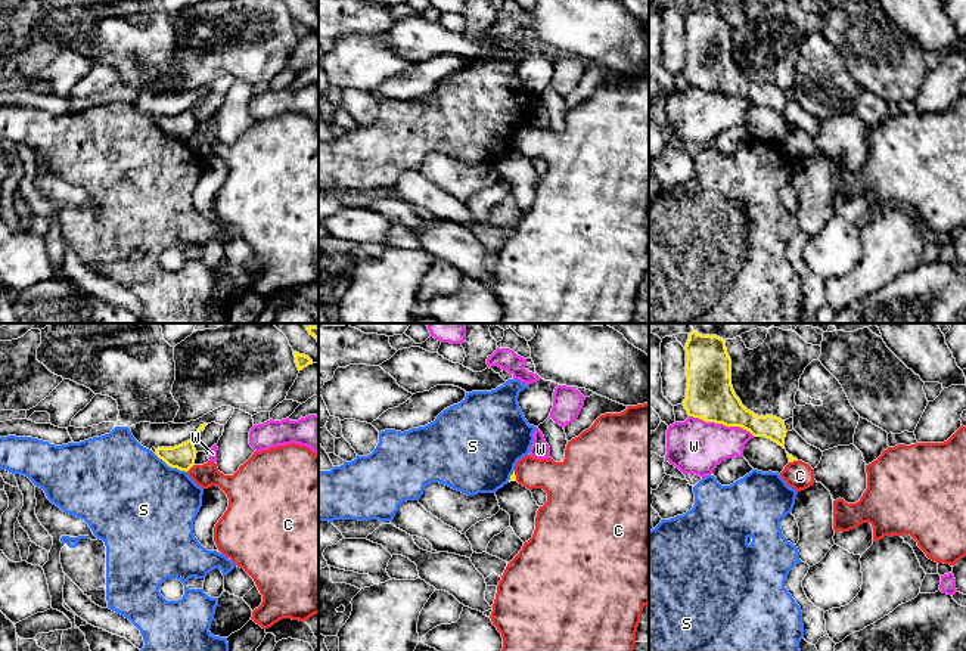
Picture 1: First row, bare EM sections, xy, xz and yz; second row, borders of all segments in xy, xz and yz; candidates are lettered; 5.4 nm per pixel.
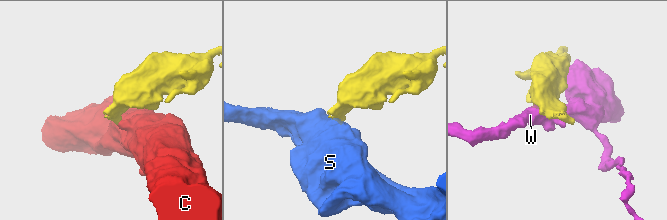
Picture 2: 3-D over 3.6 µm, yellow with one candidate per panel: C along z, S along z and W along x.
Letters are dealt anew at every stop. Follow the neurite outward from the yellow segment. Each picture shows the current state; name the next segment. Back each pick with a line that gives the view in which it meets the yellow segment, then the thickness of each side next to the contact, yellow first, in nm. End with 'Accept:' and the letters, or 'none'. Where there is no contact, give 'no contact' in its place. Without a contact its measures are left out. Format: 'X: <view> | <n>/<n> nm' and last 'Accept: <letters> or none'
Accept: none

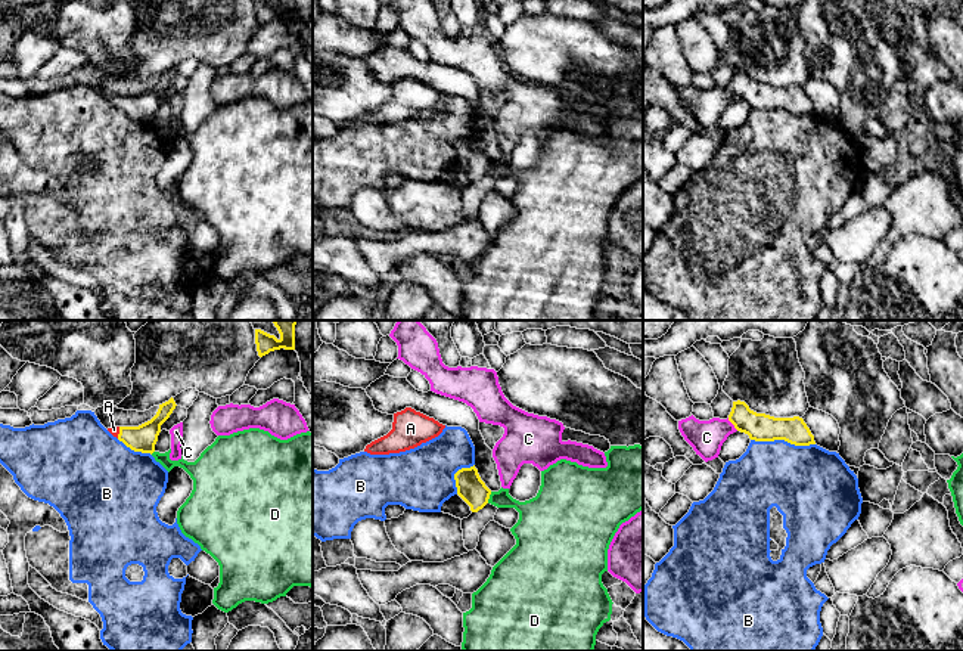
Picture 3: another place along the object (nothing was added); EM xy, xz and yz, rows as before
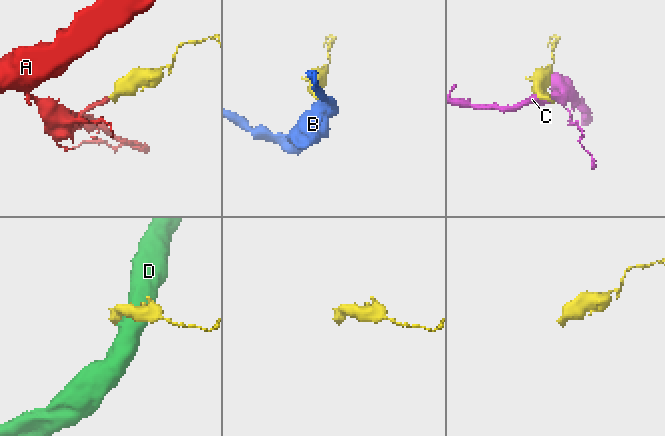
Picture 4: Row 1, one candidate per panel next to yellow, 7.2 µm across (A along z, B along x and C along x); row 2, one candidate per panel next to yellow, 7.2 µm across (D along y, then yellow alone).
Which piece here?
A: xy | 140/50 nm
Accept: A

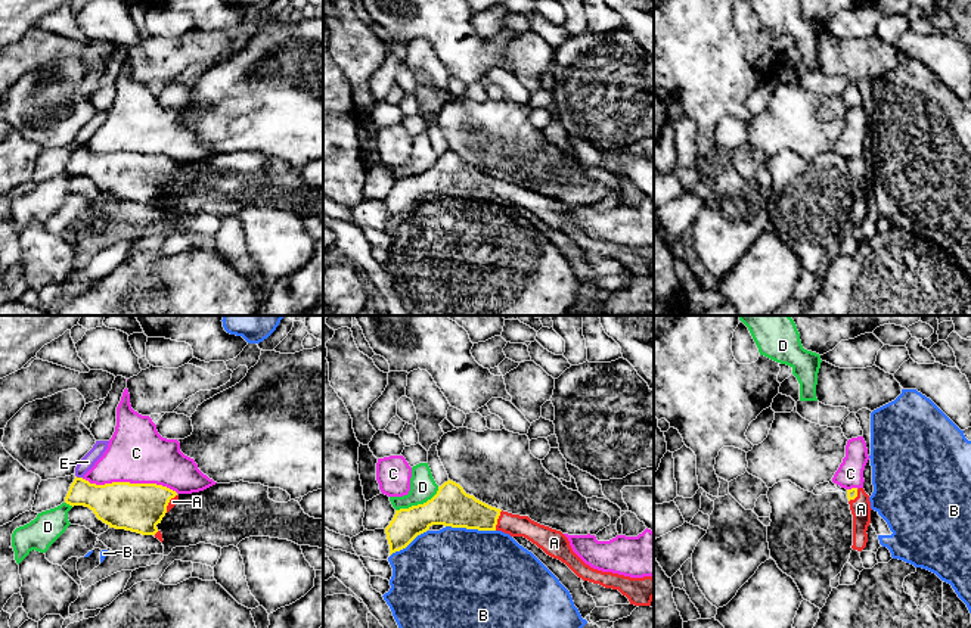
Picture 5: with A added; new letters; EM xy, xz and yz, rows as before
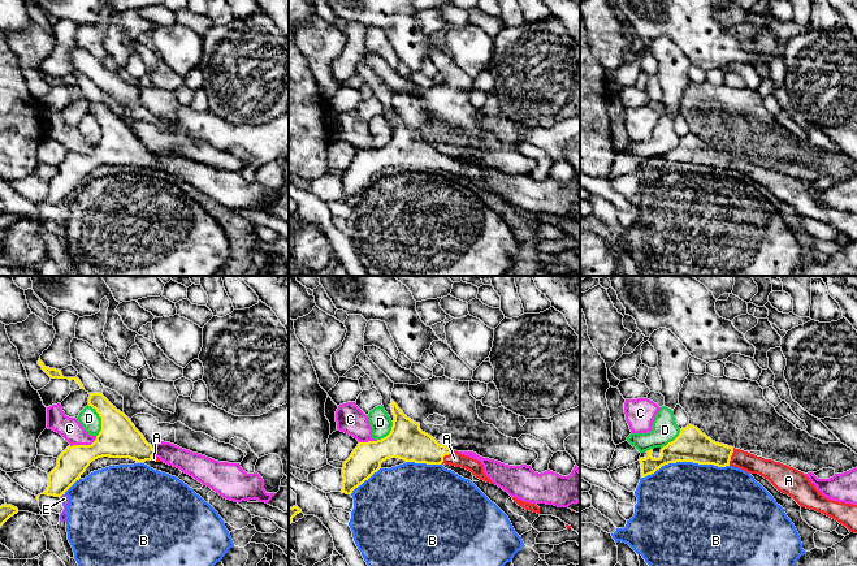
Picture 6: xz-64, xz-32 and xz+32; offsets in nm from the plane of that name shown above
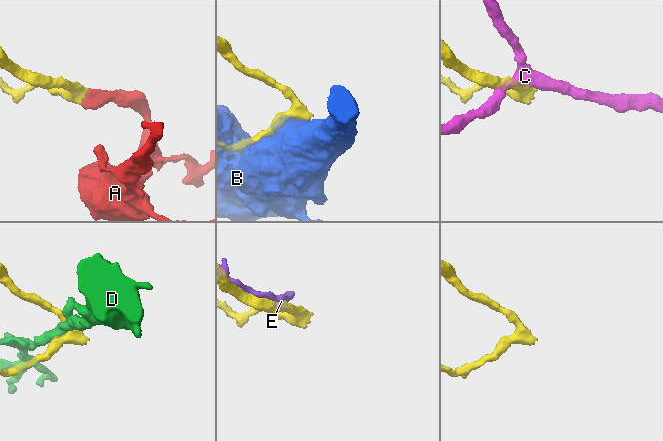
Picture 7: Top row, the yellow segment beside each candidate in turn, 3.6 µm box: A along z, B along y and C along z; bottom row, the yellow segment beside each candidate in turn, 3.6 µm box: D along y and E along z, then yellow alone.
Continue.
A: xz | 220/120 nm
Accept: A

